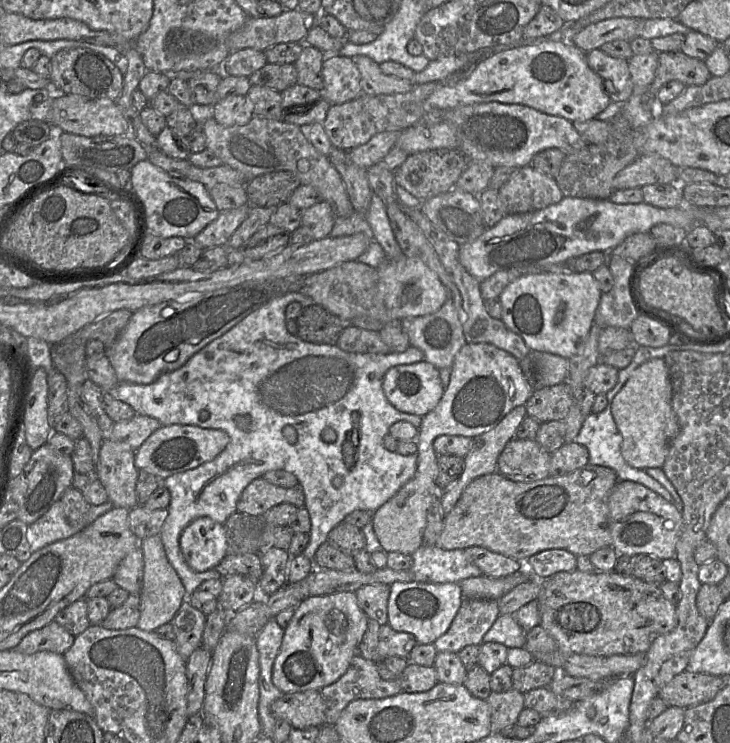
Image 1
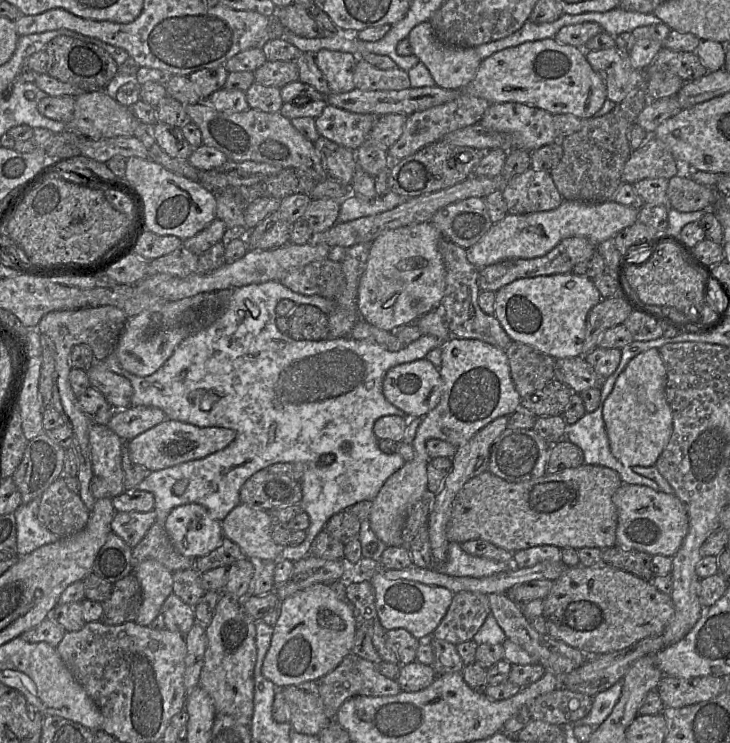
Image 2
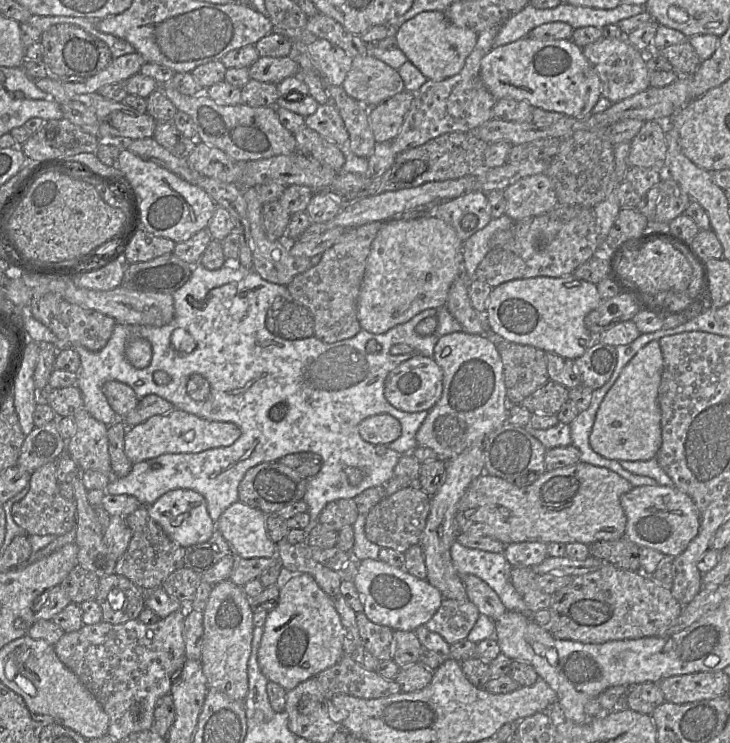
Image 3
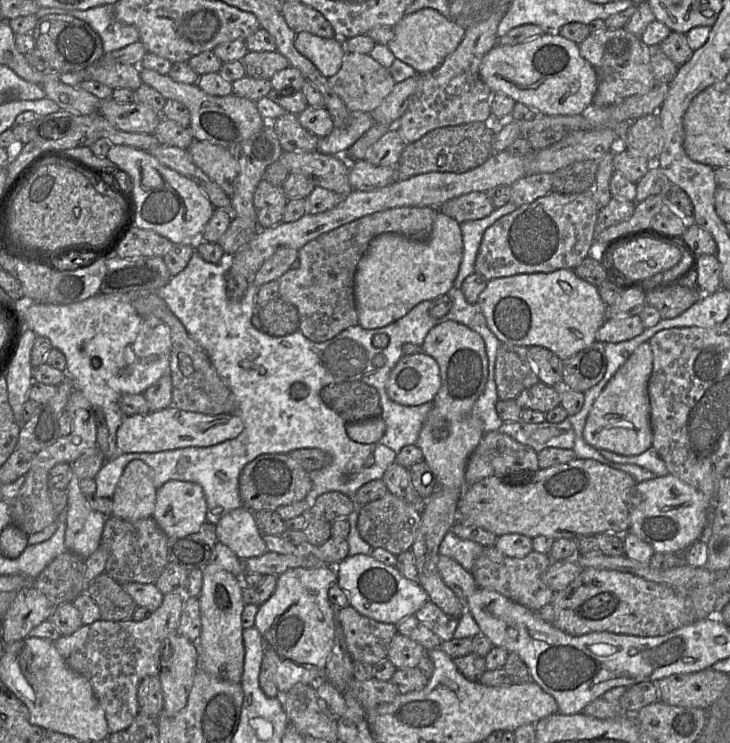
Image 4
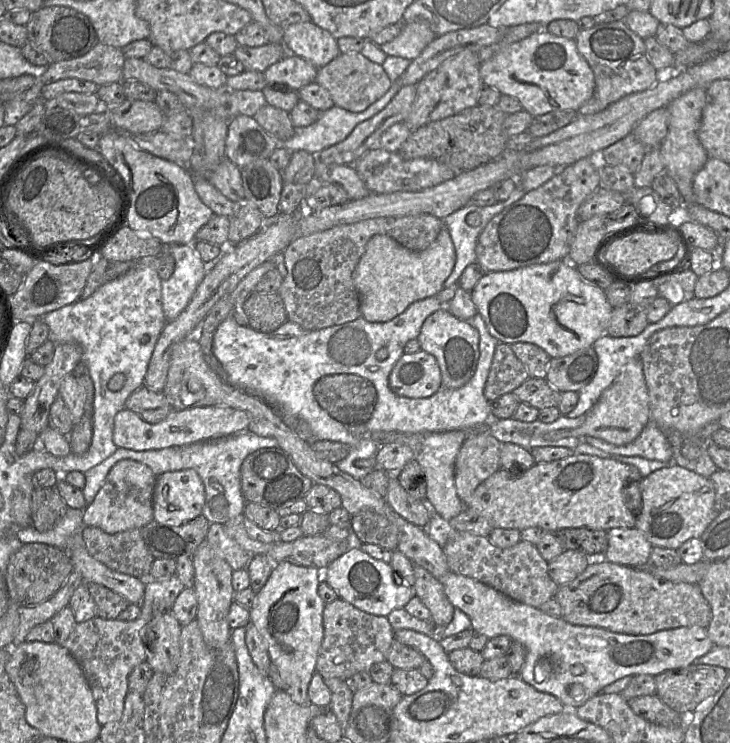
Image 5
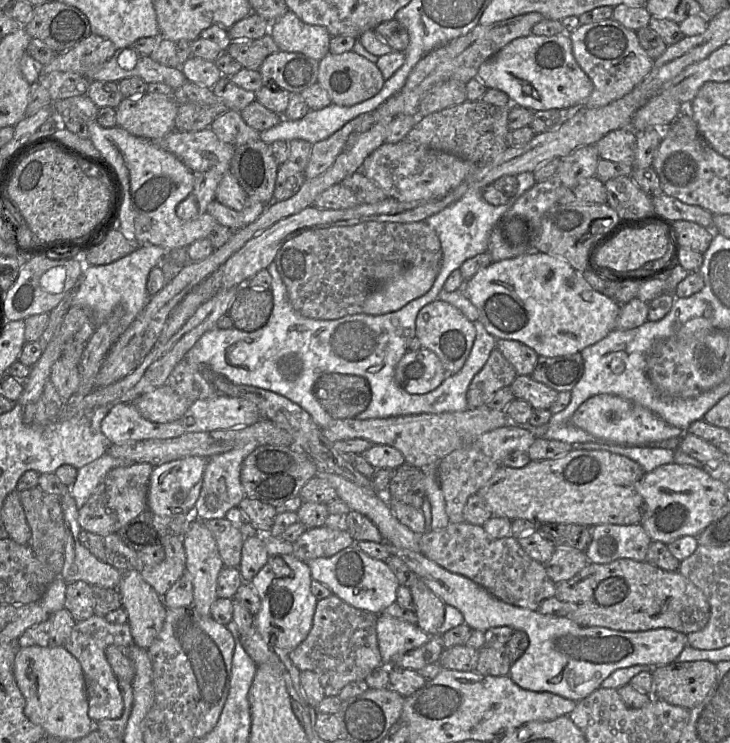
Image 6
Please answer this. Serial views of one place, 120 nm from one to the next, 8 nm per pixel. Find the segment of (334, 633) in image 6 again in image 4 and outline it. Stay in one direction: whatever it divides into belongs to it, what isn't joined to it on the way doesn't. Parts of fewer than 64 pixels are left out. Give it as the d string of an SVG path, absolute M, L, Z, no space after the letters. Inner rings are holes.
M351 605L340 608L337 616L353 661L375 665L388 659L390 644L398 633L396 625L368 618Z

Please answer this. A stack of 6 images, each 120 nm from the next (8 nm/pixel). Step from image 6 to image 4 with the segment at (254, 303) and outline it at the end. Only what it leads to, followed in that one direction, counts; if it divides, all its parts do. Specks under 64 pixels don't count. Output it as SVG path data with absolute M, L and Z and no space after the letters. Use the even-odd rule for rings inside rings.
M281 296L258 305L263 333L271 336L287 336L300 330L300 318L296 307Z

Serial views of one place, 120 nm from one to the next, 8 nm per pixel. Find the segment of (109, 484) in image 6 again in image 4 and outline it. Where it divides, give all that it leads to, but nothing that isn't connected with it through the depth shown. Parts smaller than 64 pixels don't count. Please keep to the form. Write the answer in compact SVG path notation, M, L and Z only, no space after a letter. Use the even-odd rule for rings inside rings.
M130 461L111 498L111 516L130 522L153 517L157 494L153 478L154 471L145 462Z

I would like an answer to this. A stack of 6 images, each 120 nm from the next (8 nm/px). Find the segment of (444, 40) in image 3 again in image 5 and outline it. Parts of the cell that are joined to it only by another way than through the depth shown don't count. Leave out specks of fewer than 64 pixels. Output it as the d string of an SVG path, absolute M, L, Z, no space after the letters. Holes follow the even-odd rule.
M424 20L402 23L400 34L390 42L380 45L389 56L413 60L431 43L437 35Z

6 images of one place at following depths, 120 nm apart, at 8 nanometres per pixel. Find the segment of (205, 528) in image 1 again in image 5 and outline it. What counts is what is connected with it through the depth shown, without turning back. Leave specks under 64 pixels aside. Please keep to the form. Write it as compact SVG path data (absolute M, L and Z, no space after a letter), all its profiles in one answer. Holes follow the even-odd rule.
M193 469L165 472L156 477L153 520L179 526L198 517L205 502L205 489Z

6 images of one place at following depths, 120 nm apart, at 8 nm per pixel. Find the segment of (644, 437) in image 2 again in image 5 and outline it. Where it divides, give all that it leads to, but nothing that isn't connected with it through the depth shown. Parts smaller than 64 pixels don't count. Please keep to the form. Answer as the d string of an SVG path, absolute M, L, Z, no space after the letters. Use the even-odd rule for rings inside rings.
M640 358L632 359L585 414L581 438L591 436L622 446L633 442L650 422L649 394Z

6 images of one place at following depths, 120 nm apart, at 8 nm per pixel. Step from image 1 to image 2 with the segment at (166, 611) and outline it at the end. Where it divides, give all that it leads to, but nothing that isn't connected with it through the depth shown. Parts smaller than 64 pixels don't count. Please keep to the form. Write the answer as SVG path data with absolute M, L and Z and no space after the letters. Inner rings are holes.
M146 560L135 567L136 576L142 589L142 605L135 620L141 626L150 626L161 613L161 608L173 593L173 573L156 560Z

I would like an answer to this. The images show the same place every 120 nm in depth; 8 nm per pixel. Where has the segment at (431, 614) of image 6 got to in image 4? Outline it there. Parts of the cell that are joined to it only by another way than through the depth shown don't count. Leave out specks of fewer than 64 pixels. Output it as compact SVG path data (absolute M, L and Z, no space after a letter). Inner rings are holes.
M438 488L426 500L421 523L415 541L410 549L415 557L419 584L427 592L429 600L437 605L444 613L457 619L466 611L465 603L445 584L439 573L437 564L440 557L440 544L457 521L457 508L462 494L462 489Z

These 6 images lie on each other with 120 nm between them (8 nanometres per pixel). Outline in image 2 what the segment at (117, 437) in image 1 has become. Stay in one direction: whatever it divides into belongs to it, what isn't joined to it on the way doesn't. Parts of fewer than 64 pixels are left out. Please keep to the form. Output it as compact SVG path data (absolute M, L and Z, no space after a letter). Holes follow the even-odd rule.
M130 406L116 410L107 426L124 442L129 442L165 419L165 413L157 407Z

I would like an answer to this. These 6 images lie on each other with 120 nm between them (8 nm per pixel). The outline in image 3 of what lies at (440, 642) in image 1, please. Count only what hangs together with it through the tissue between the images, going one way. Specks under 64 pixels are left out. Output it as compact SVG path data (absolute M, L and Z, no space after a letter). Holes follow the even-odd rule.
M443 599L439 609L425 626L451 645L466 639L479 615L477 607L469 600Z

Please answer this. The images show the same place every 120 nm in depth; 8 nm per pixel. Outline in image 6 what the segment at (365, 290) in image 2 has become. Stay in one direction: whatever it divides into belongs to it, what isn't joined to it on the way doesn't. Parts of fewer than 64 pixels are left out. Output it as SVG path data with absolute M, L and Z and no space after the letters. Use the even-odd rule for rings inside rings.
M394 262L376 265L375 286L365 300L362 313L382 315L399 310L427 293L438 272L437 267L402 266Z

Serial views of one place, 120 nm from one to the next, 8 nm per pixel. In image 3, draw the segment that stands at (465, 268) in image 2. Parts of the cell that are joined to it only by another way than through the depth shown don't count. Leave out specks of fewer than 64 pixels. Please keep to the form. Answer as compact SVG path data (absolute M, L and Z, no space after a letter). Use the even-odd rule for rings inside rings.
M462 271L461 274L456 278L456 280L451 285L451 288L448 292L446 300L446 308L450 314L460 323L462 326L462 331L469 334L480 335L490 339L495 345L497 345L497 334L495 334L488 325L486 317L483 313L476 311L469 298L469 285L471 280L475 278L470 278Z

